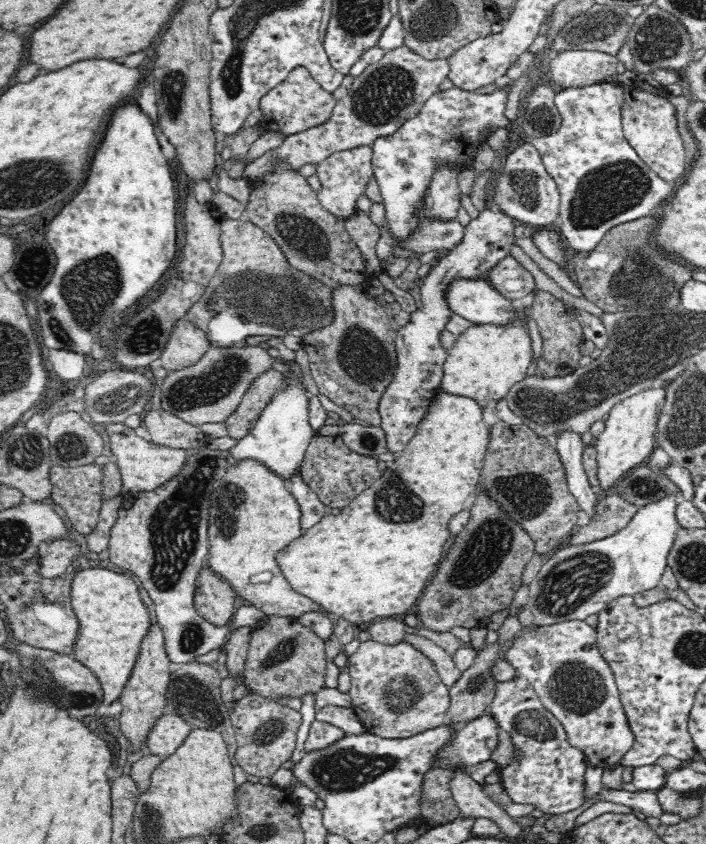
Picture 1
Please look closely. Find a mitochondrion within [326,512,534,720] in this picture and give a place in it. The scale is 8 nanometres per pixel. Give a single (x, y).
(399, 692)

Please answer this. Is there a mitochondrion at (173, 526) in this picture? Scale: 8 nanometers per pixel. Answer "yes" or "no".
yes

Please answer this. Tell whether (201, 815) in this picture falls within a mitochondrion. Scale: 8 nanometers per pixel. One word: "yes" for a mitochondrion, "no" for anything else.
no

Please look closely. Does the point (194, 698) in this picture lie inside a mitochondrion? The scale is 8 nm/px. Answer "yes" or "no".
yes

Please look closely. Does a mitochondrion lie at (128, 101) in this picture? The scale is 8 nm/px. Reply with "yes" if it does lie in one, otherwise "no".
no

